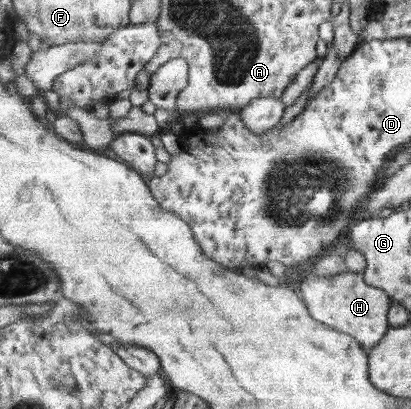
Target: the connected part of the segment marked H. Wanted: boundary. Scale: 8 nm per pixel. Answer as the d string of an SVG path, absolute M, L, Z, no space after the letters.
M347 272L341 275L318 277L304 275L300 278L300 289L313 318L355 337L366 349L378 345L392 327L389 324L389 309L393 299L389 293L367 284L362 272Z

